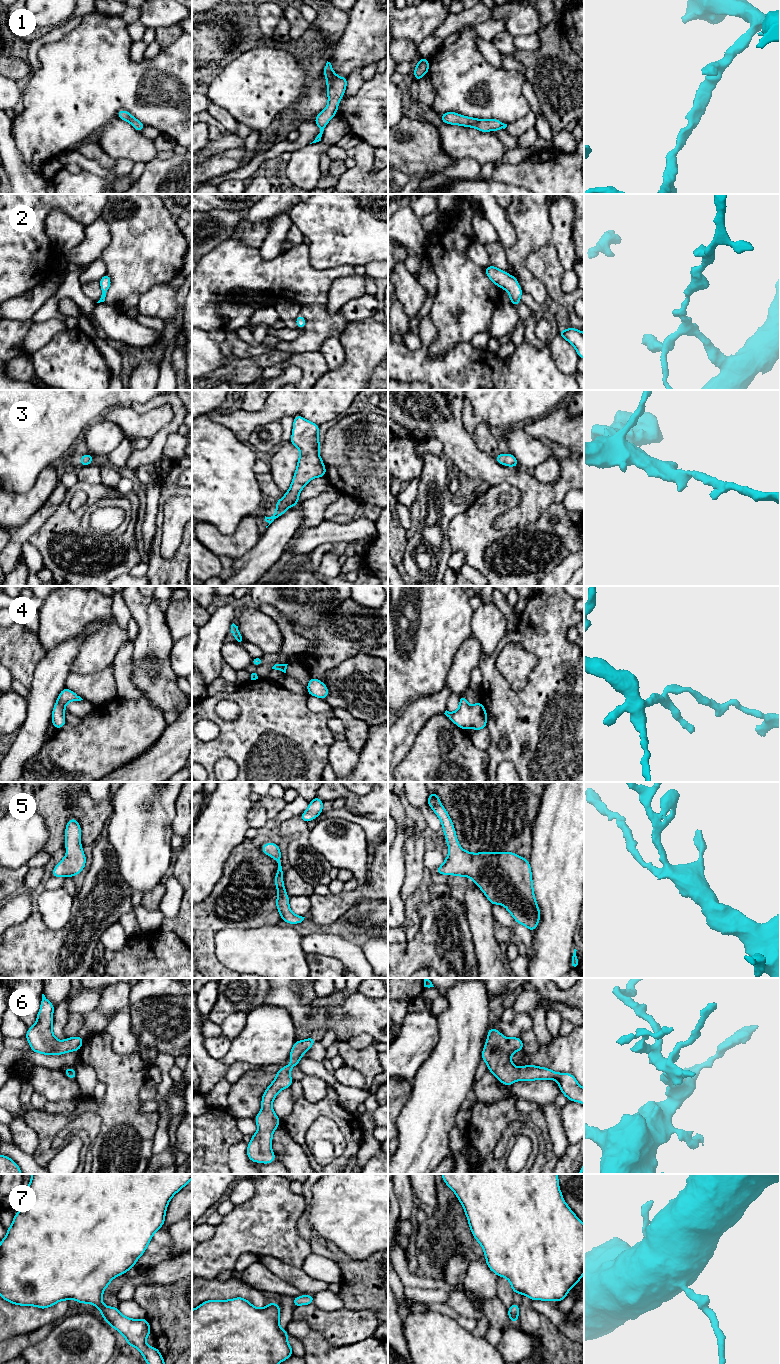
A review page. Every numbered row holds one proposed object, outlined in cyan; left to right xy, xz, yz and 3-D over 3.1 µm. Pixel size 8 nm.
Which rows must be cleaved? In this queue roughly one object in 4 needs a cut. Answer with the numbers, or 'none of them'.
none of them

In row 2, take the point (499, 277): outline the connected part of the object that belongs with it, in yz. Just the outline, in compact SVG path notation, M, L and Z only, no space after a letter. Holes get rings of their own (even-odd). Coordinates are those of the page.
M494 265L483 269L493 284L509 292L511 303L516 307L521 302L520 297L523 293L522 289L518 286L518 280Z

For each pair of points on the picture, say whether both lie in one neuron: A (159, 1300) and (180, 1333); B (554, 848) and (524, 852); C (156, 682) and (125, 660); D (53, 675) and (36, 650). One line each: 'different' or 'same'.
A: same
B: different
C: different
D: different

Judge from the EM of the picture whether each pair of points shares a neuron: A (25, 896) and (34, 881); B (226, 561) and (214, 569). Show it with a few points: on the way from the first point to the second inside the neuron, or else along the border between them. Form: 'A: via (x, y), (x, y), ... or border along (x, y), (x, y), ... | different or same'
A: via (27, 892), (30, 885) | same
B: border along (218, 556), (221, 562), (220, 575) | different

